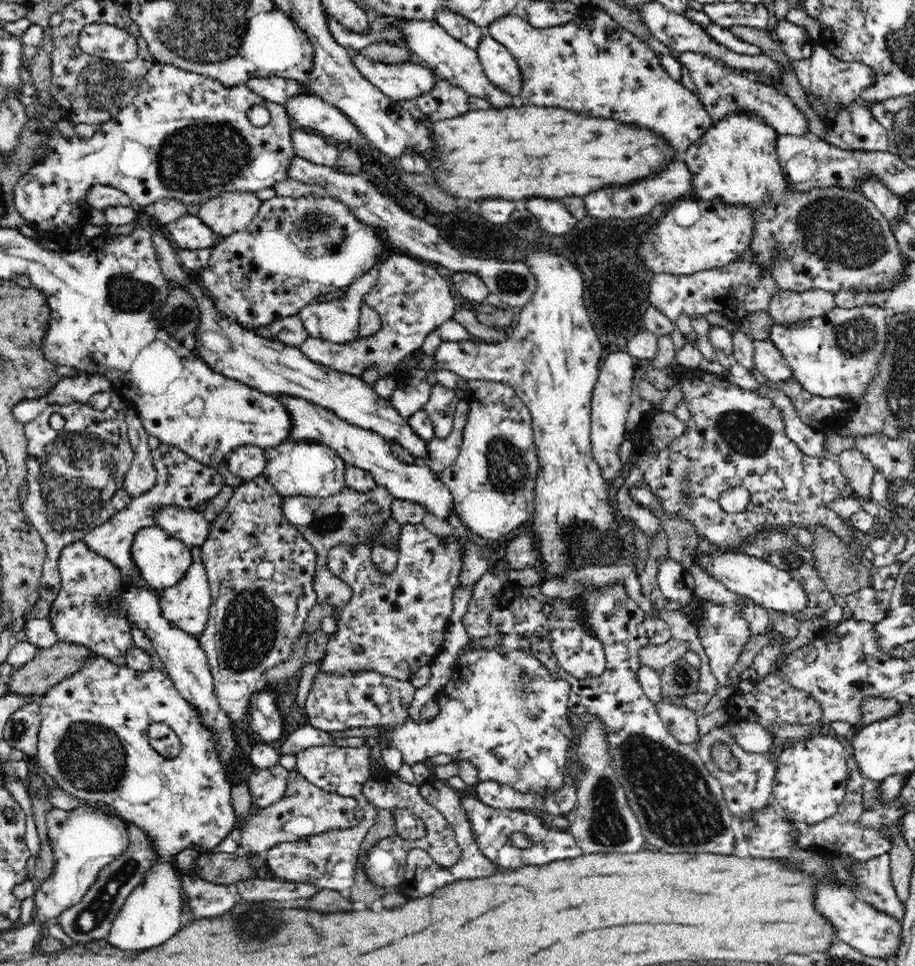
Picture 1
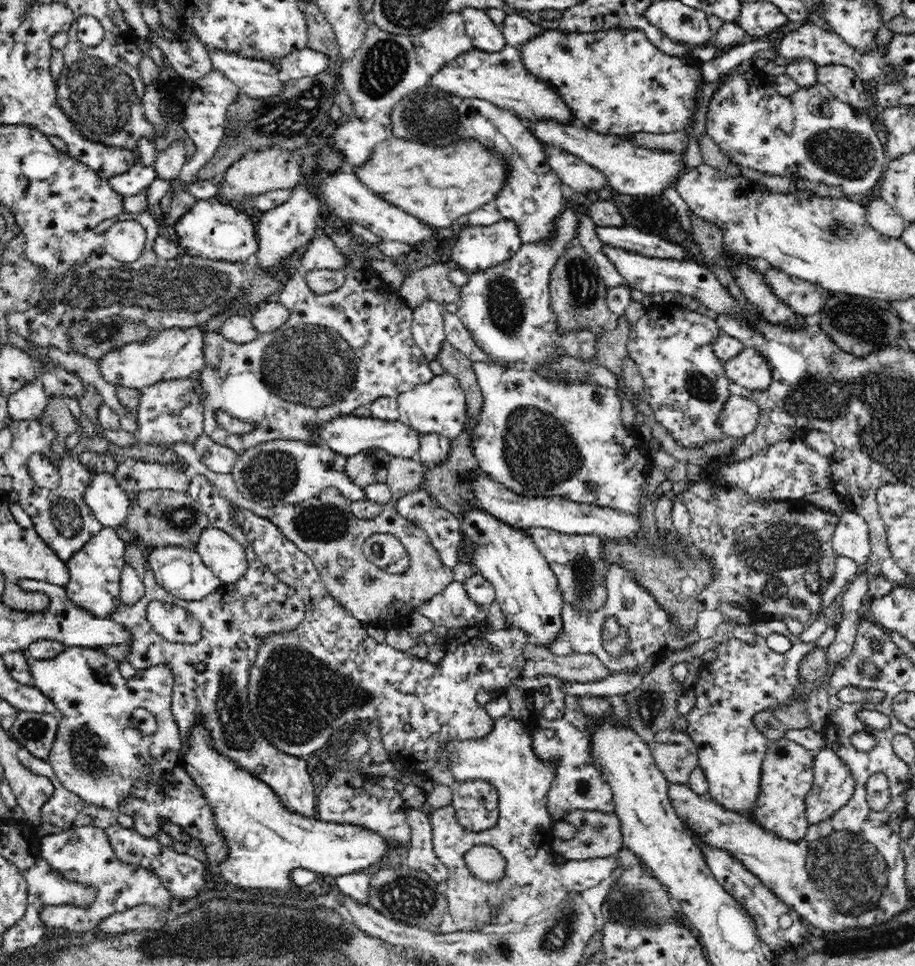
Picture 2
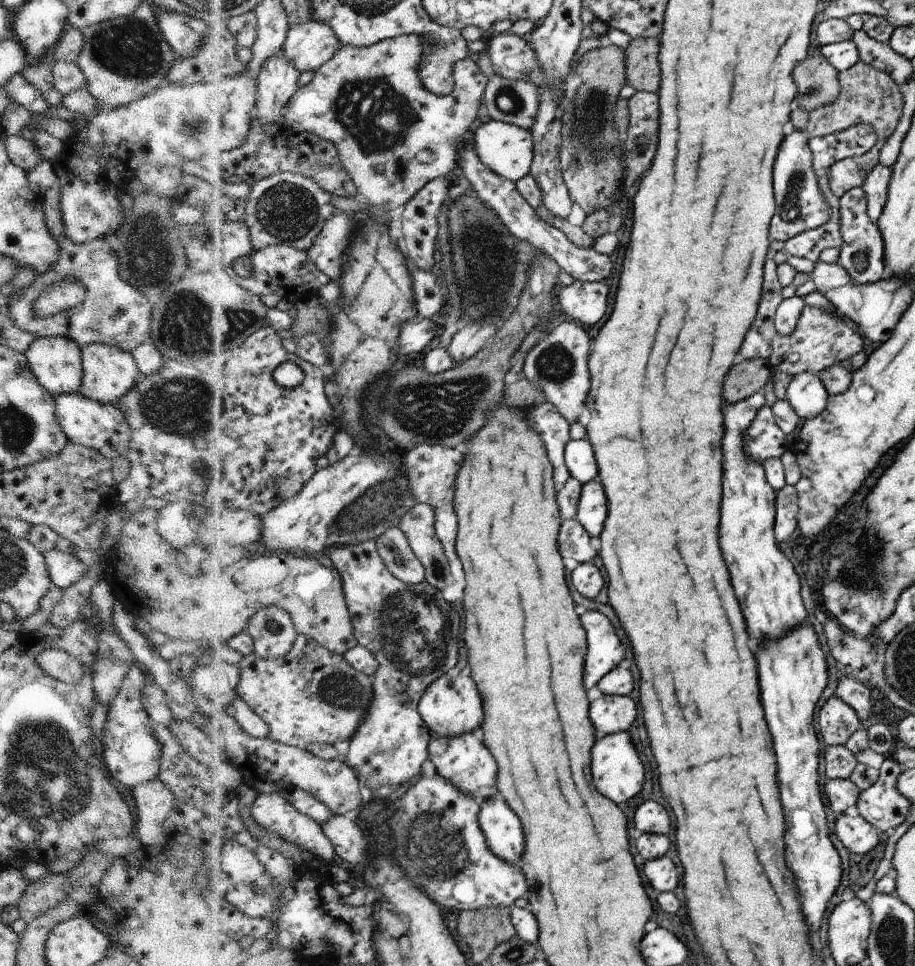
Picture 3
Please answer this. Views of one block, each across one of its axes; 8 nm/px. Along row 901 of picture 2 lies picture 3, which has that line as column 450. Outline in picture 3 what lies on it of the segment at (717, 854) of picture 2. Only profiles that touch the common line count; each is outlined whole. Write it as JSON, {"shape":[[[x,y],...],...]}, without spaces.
{"shape":[[[472,732],[458,737],[435,737],[431,743],[431,760],[437,772],[454,782],[460,790],[477,800],[487,800],[496,792],[496,760],[490,750]]]}

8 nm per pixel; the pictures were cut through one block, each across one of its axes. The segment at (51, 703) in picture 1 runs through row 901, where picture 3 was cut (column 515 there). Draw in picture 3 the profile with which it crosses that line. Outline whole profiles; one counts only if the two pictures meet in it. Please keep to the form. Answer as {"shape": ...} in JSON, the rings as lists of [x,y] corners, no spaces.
{"shape":[[[485,119],[474,138],[474,150],[478,159],[495,174],[516,183],[530,174],[534,160],[532,132],[522,127]]]}

